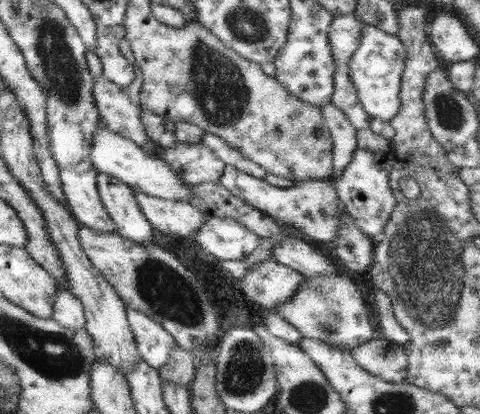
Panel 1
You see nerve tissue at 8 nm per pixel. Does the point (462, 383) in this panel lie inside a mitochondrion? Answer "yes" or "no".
no

